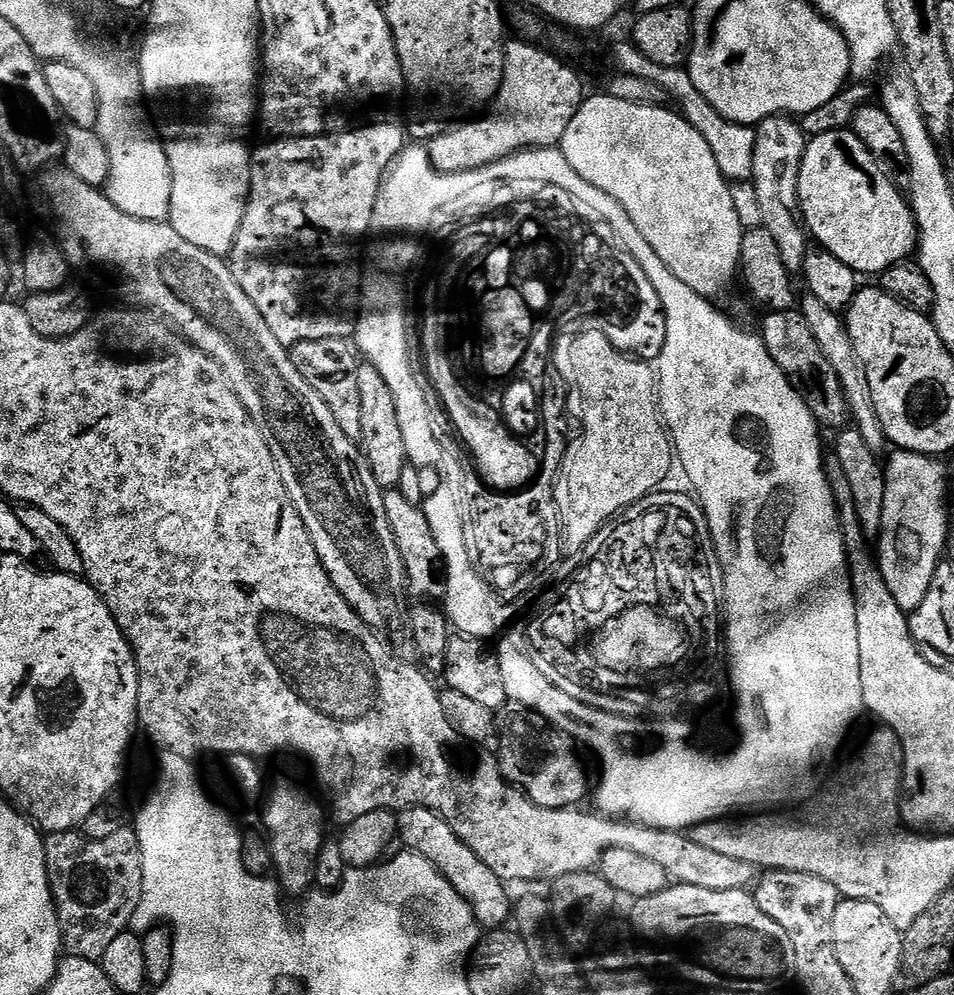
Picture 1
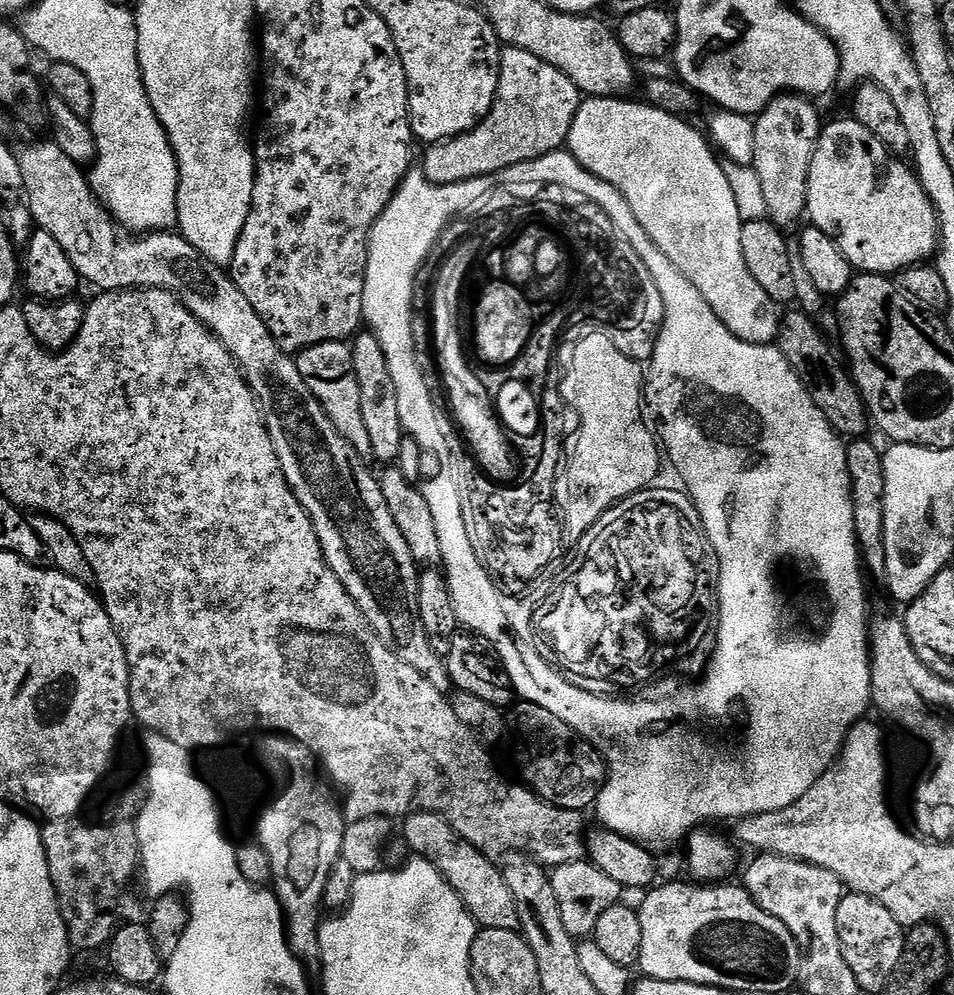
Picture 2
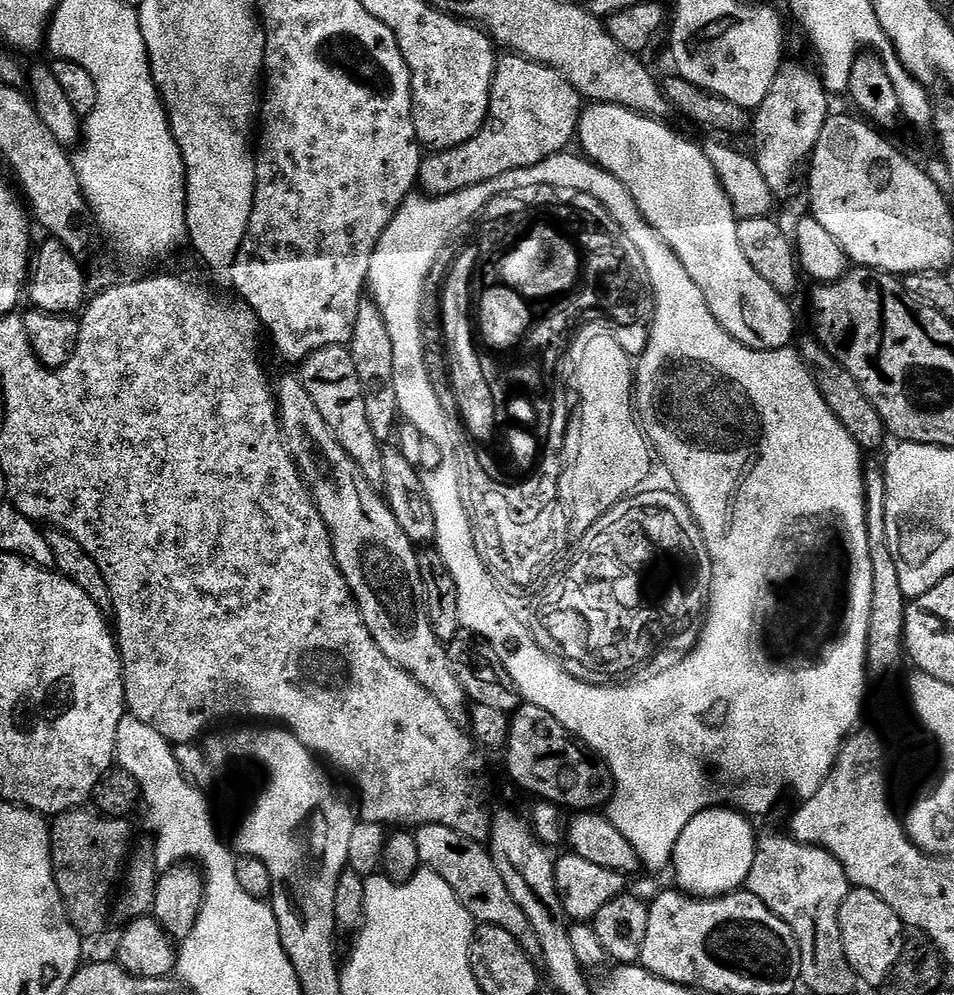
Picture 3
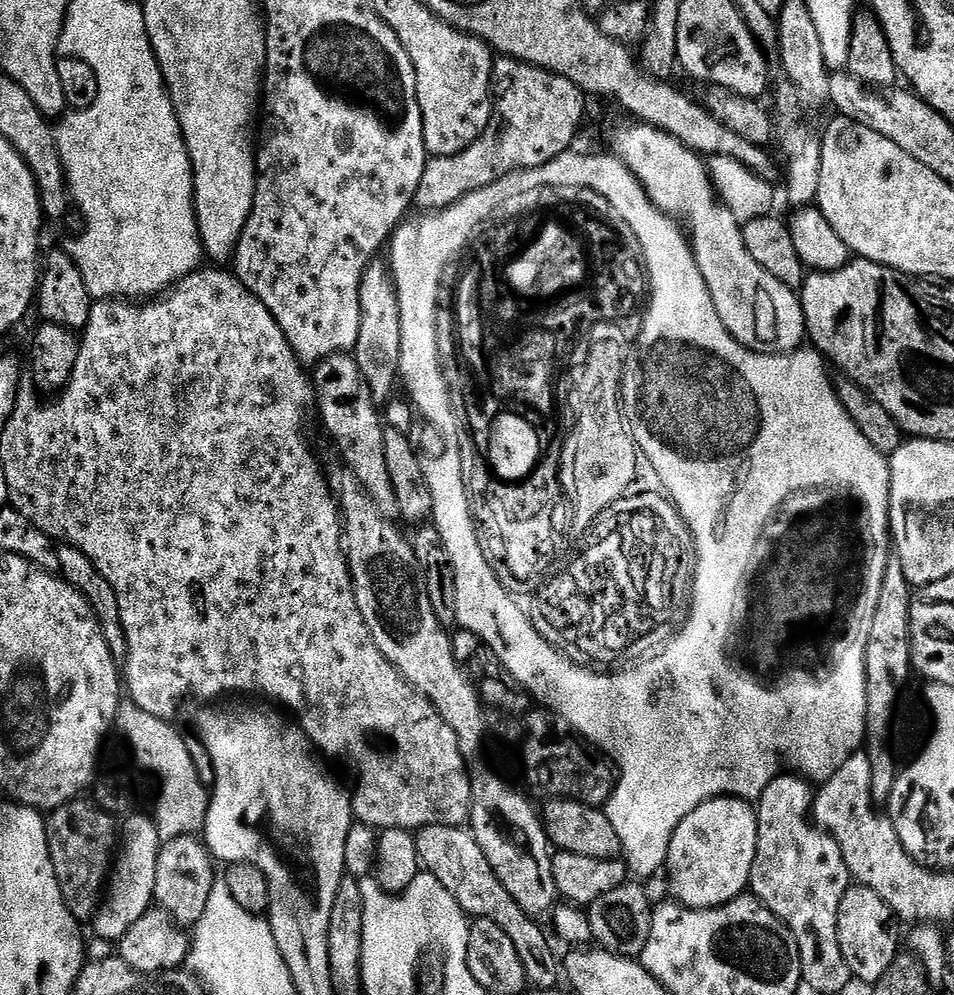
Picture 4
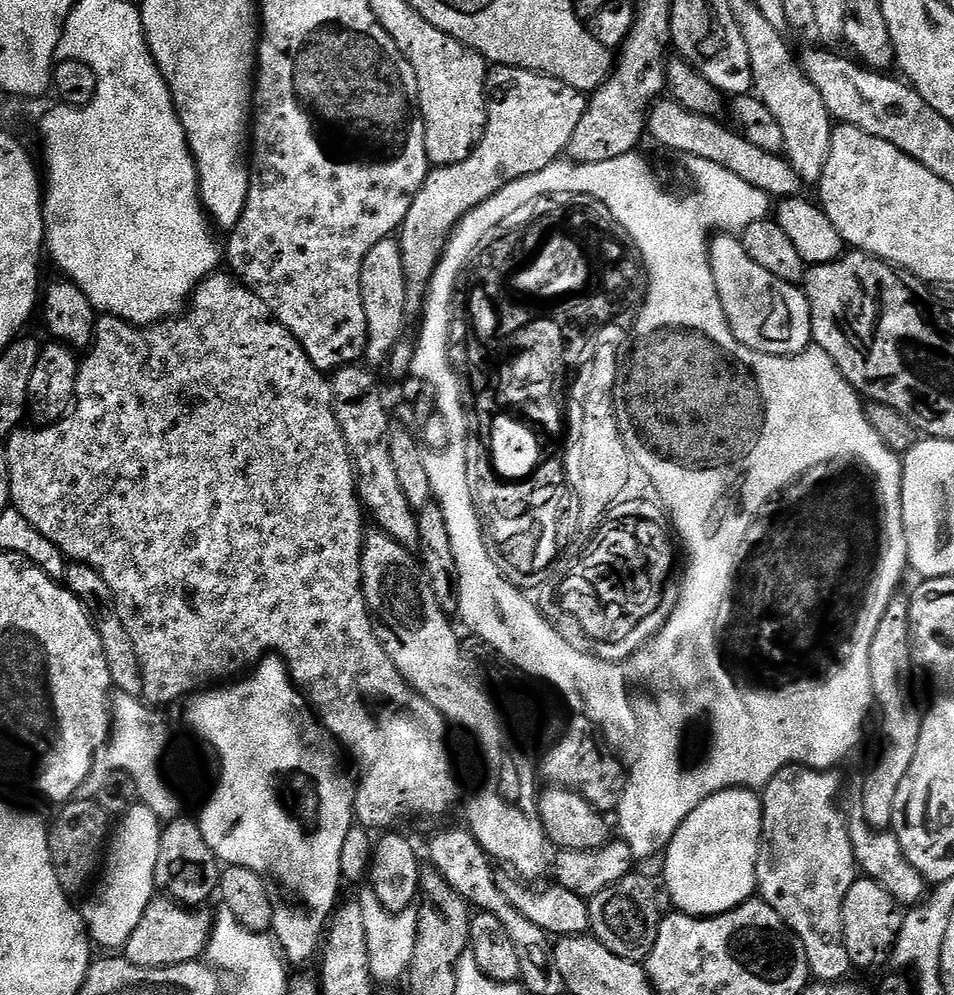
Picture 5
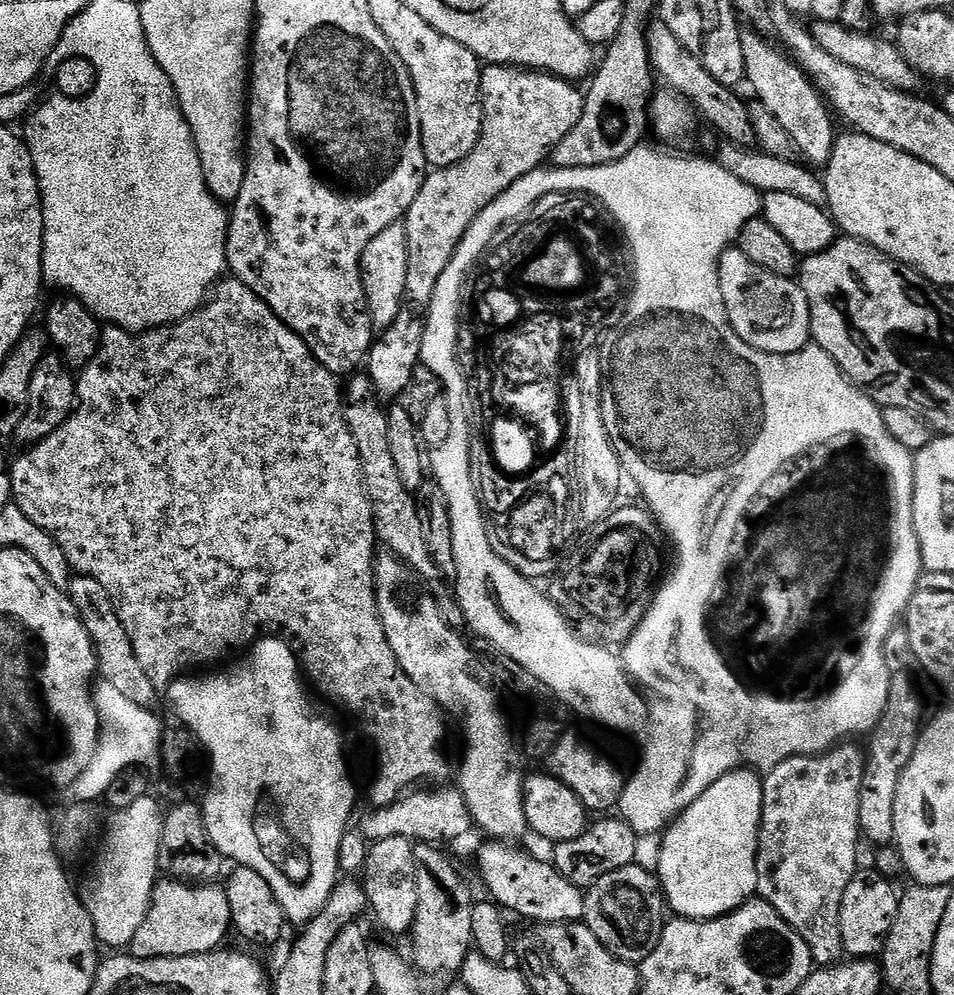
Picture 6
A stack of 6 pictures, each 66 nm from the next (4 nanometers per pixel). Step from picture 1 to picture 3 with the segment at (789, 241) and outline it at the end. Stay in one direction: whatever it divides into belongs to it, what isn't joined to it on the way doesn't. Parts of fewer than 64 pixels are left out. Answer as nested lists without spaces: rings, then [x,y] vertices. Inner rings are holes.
[[[785,63],[774,80],[774,86],[770,86],[770,94],[760,103],[754,112],[754,128],[756,124],[756,152],[754,159],[758,170],[762,170],[762,178],[766,178],[766,186],[770,186],[773,197],[788,198],[793,195],[792,187],[796,179],[801,178],[806,165],[812,159],[812,151],[816,148],[818,138],[826,126],[830,109],[828,109],[830,94],[824,88],[824,81],[819,75],[816,76],[804,64]]]

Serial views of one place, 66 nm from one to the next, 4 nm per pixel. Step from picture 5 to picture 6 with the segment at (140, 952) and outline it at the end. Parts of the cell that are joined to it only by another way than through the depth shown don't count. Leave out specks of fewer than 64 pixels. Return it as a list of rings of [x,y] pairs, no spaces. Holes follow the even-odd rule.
[[[164,878],[152,889],[148,917],[138,926],[130,945],[130,955],[139,960],[182,958],[217,951],[232,928],[230,902],[224,888],[215,883],[186,884]]]

